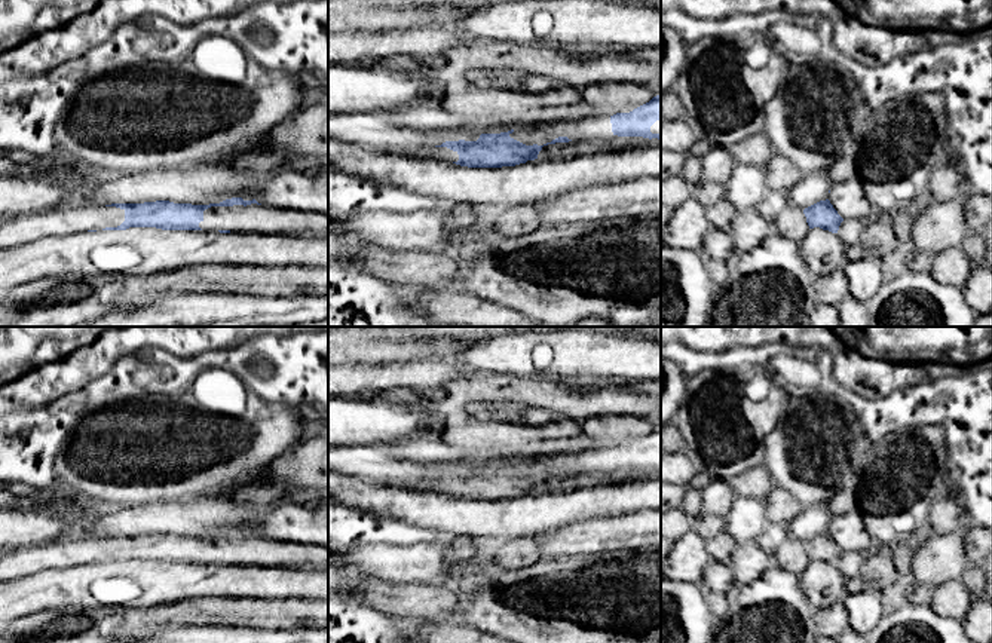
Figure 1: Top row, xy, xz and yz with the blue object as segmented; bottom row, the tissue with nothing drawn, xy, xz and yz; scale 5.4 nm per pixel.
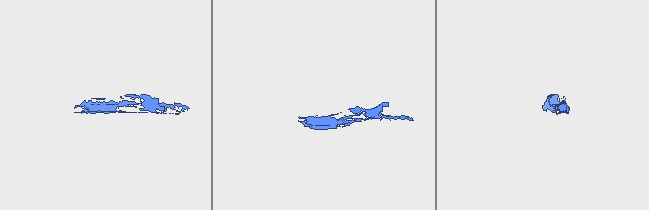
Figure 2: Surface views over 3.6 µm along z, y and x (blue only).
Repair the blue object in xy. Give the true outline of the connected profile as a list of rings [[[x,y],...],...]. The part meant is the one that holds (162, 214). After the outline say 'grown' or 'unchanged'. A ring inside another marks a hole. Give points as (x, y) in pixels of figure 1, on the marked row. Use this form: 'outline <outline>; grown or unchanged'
outline [[[242,198],[209,205],[156,200],[99,206],[86,202],[0,218],[0,248],[56,235],[129,227],[328,236],[328,214],[263,206]]]; grown

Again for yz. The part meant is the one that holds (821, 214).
outline [[[829,199],[820,200],[803,209],[809,229],[820,227],[838,233],[843,218],[838,214]]]; unchanged

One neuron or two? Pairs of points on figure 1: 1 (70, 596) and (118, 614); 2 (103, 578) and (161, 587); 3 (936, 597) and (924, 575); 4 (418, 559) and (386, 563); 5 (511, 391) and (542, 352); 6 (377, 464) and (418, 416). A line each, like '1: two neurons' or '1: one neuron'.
1: two neurons
2: one neuron
3: two neurons
4: one neuron
5: two neurons
6: two neurons

